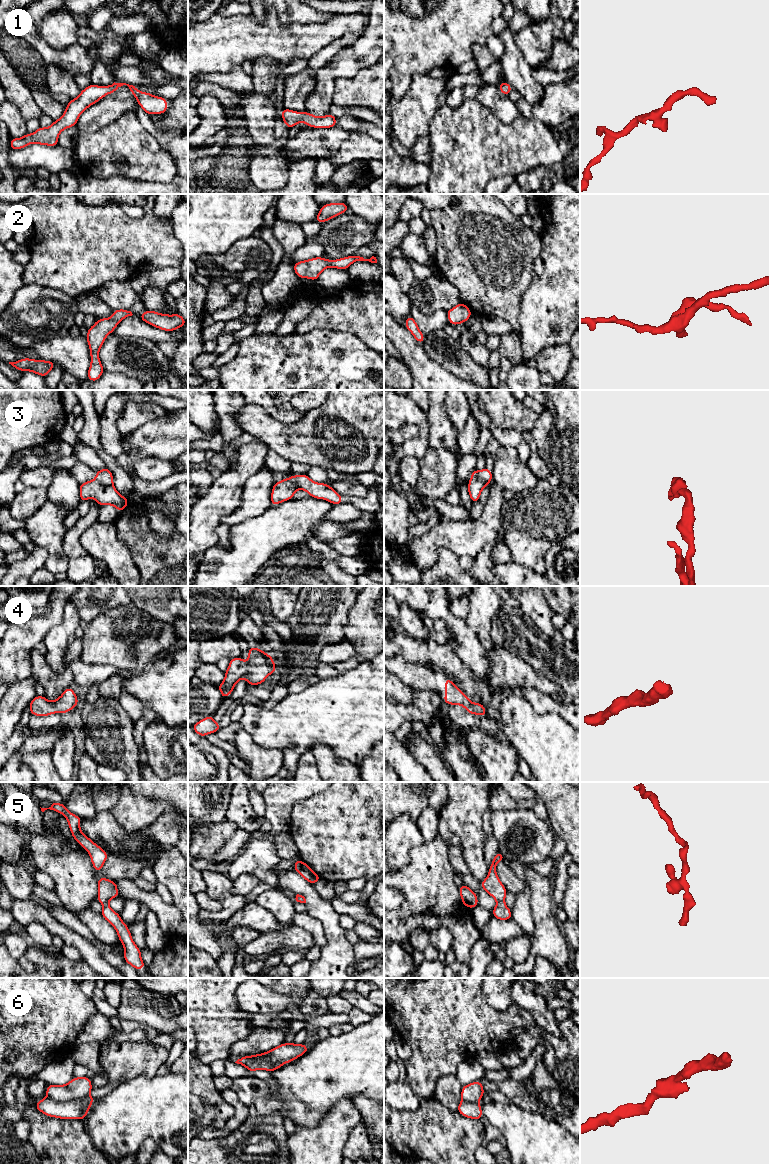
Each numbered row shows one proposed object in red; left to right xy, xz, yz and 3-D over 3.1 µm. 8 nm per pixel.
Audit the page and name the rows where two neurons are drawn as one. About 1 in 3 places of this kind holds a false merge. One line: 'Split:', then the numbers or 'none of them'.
Split: 3, 6

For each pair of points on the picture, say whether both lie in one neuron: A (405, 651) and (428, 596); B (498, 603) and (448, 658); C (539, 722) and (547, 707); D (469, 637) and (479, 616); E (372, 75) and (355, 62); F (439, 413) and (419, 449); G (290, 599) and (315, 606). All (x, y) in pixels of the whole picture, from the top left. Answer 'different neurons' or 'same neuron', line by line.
A: different neurons
B: different neurons
C: different neurons
D: different neurons
E: different neurons
F: different neurons
G: different neurons

